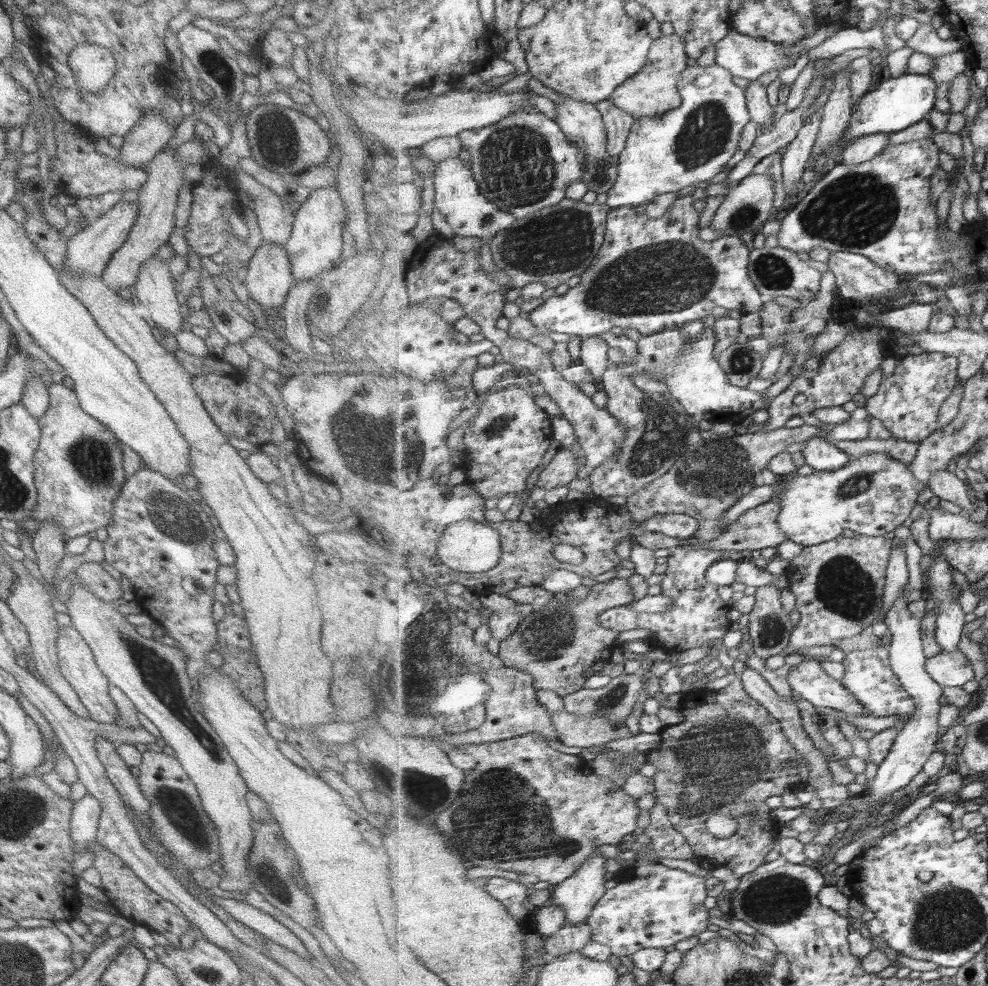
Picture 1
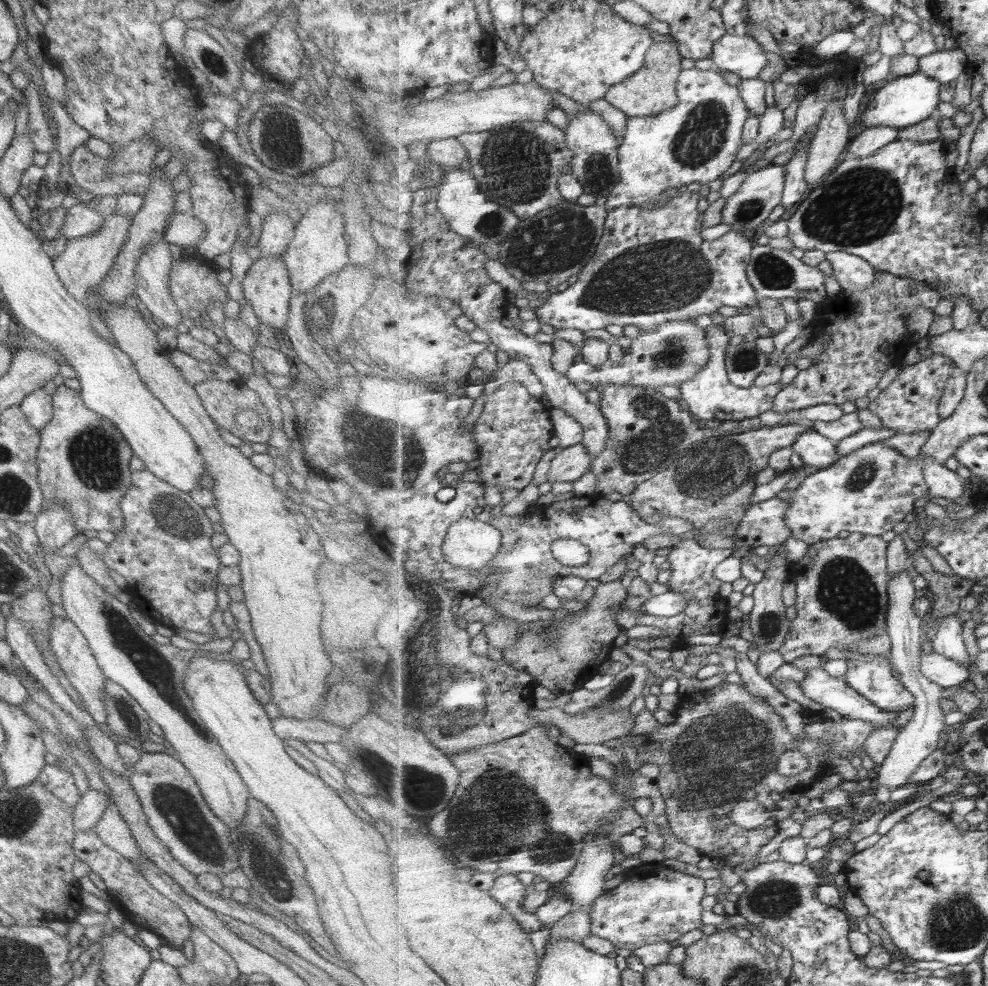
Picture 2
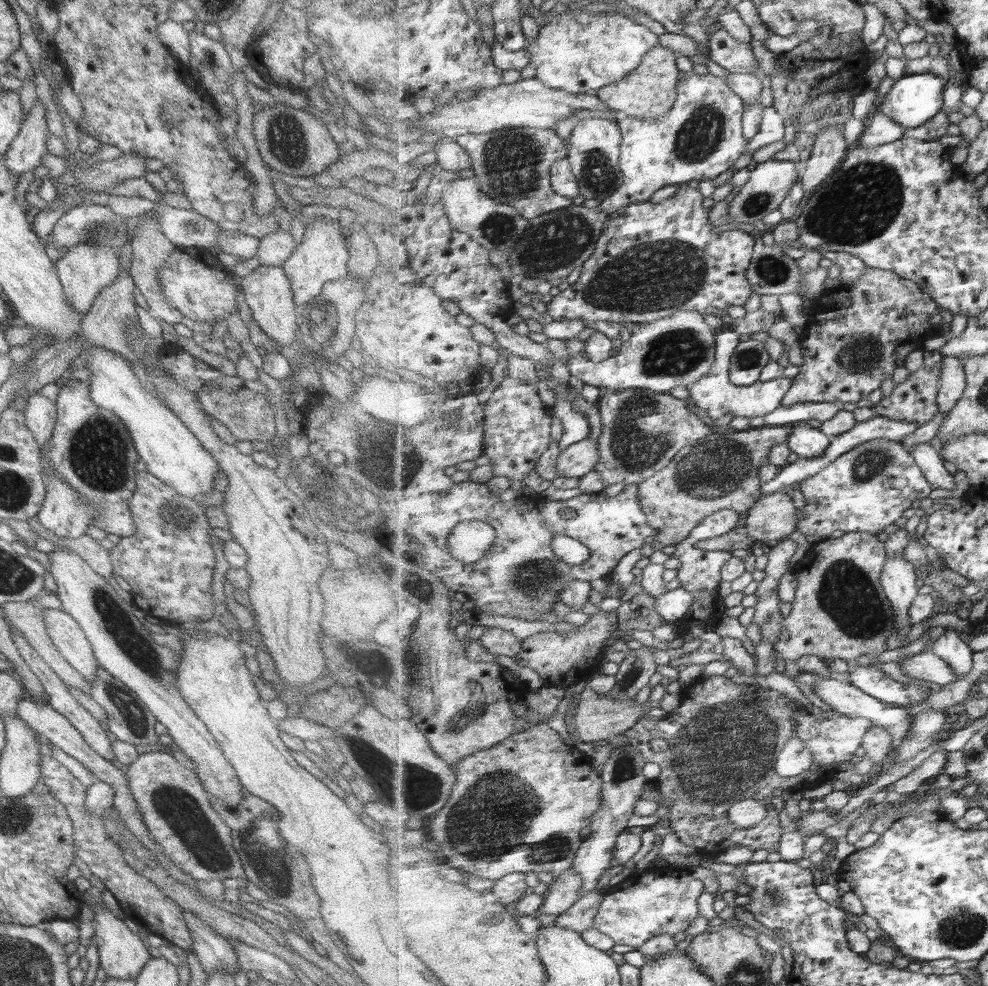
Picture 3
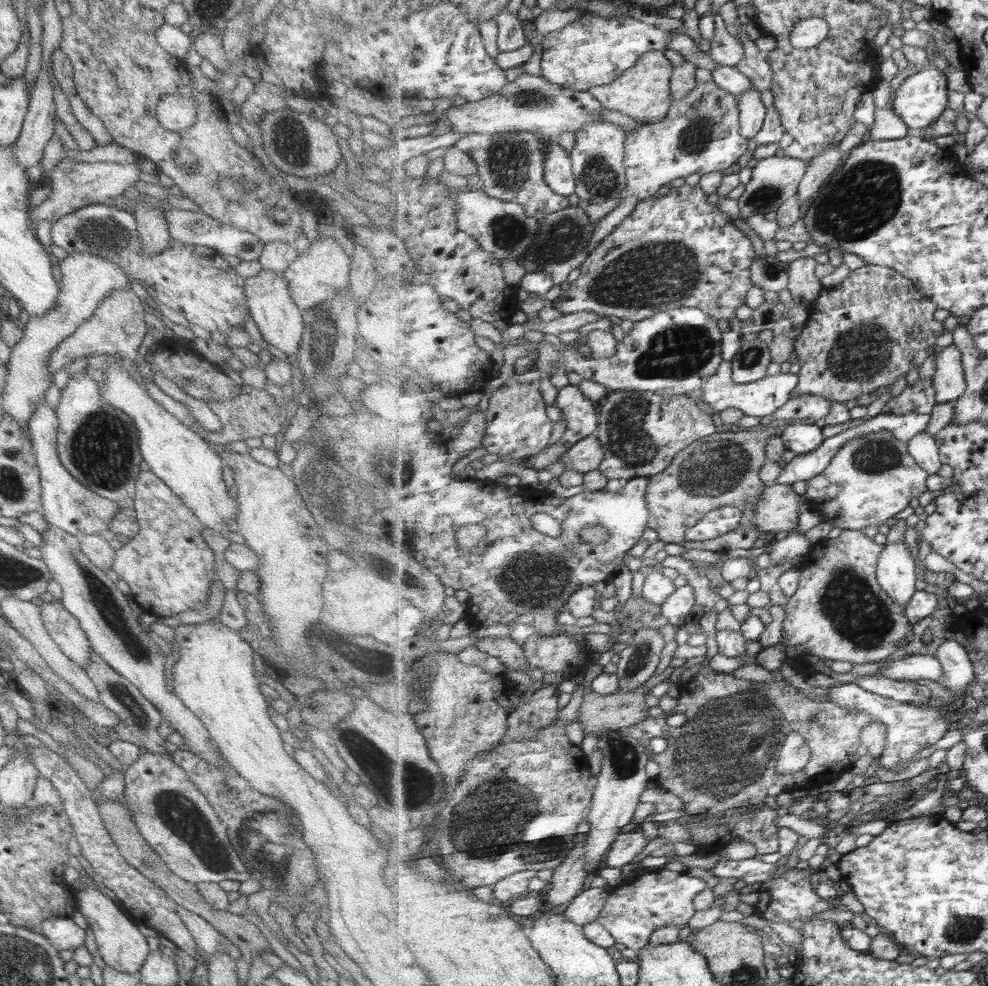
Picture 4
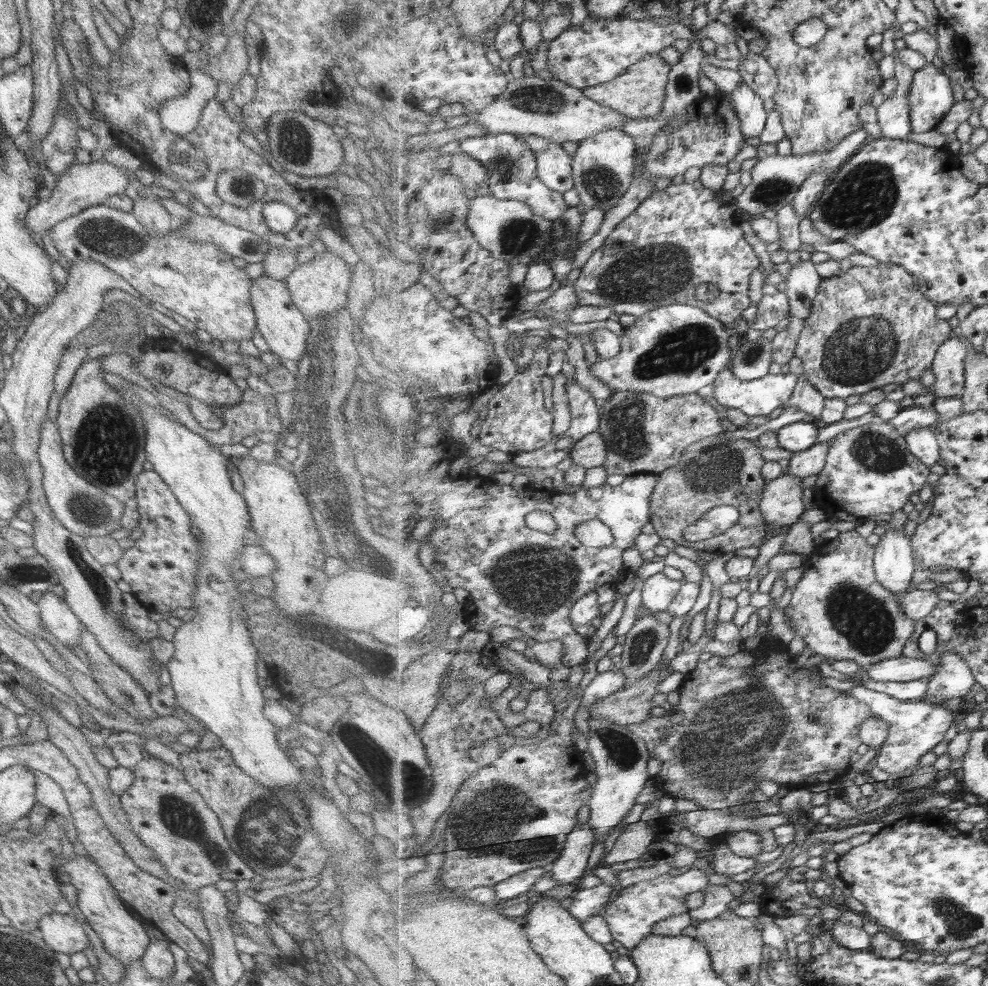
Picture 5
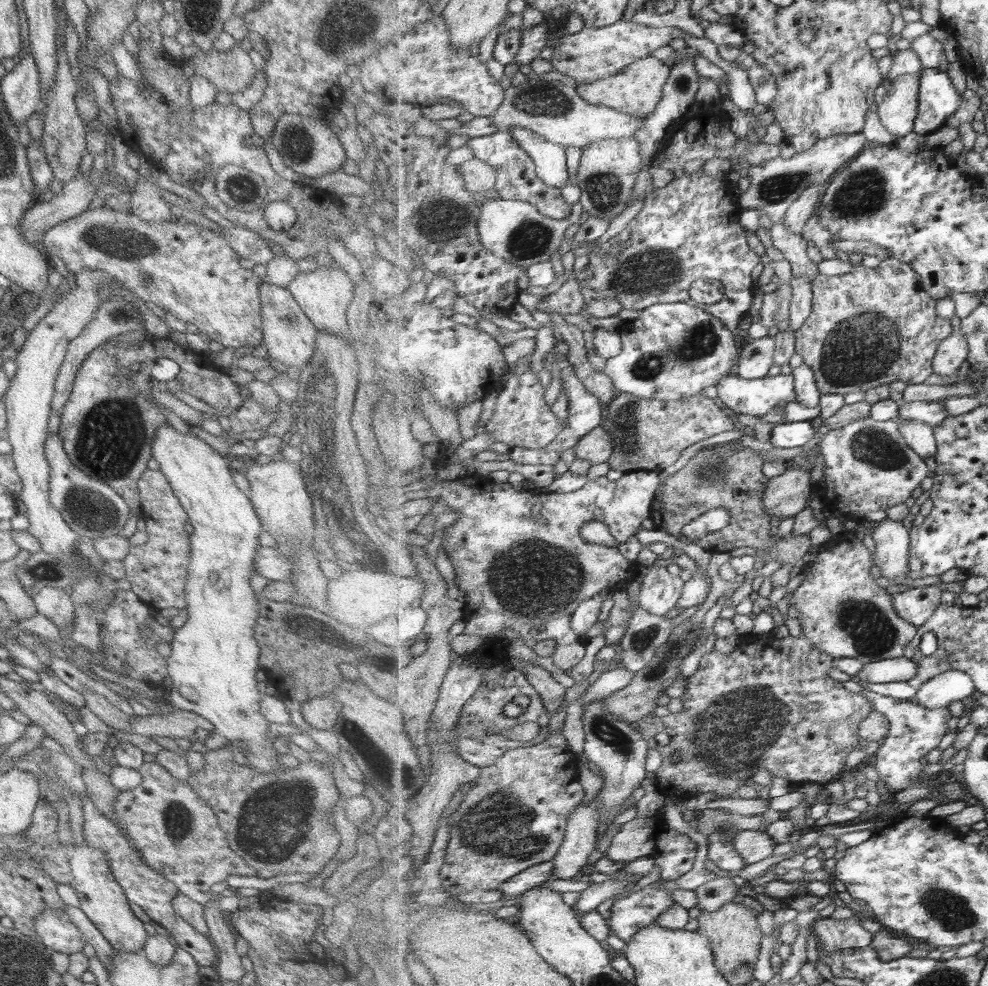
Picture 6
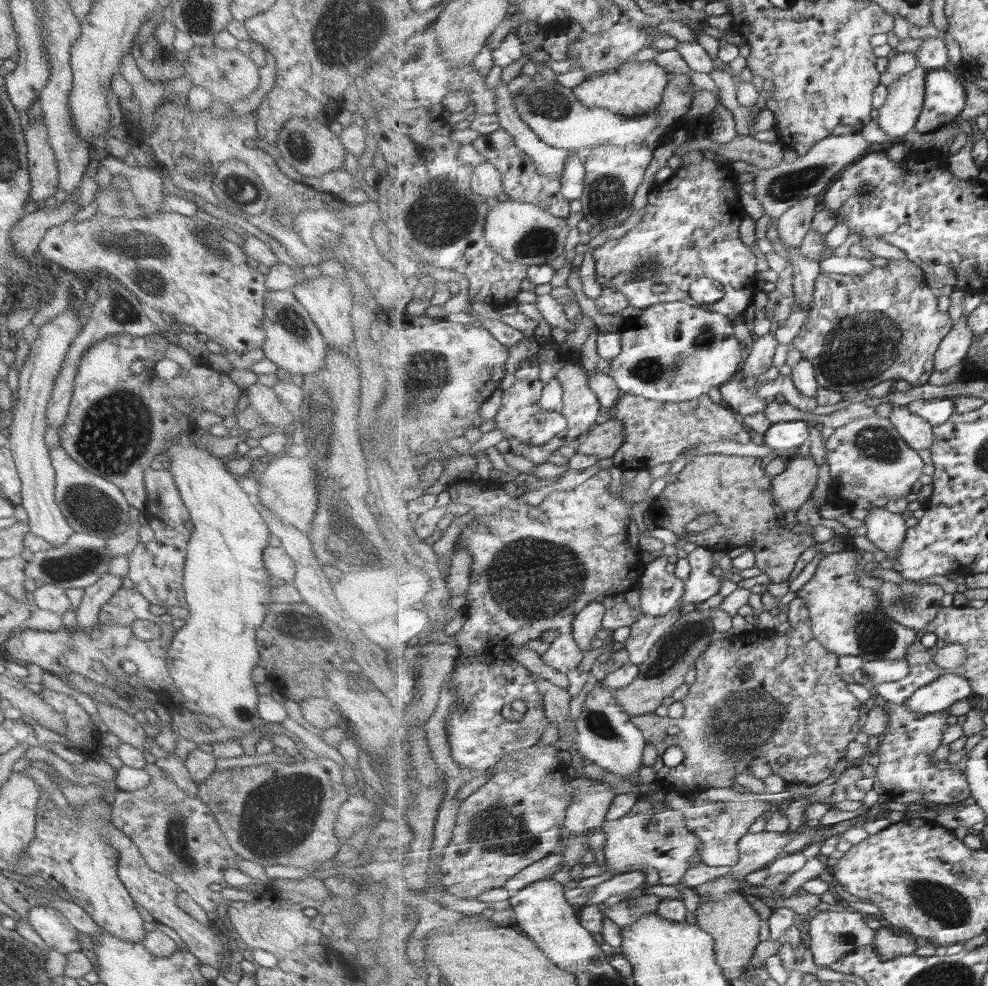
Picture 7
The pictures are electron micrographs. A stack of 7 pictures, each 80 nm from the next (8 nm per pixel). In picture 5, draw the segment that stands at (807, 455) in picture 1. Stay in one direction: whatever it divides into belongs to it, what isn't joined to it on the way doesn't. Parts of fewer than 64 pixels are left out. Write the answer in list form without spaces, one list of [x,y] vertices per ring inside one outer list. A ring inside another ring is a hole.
[[[810,418],[789,424],[777,431],[779,445],[791,453],[809,450],[811,446],[817,445],[819,430],[815,421]]]

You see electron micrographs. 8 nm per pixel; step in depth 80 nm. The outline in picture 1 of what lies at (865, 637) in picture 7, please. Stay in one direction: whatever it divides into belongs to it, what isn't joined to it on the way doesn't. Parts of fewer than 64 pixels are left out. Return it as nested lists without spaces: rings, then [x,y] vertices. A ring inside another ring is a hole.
[[[843,535],[831,542],[803,548],[801,554],[789,563],[785,571],[790,583],[789,588],[796,596],[795,607],[800,612],[801,620],[791,631],[790,644],[783,653],[795,654],[805,646],[831,646],[837,640],[869,633],[871,626],[882,618],[886,572],[893,549],[894,539],[866,535],[855,535],[853,538]]]

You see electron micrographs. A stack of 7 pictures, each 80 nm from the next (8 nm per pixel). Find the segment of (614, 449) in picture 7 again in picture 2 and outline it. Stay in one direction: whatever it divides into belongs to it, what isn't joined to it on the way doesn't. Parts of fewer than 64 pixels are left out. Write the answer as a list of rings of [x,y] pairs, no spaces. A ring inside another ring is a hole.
[[[583,444],[567,449],[559,449],[550,462],[547,483],[574,482],[588,474],[593,465],[589,451]]]

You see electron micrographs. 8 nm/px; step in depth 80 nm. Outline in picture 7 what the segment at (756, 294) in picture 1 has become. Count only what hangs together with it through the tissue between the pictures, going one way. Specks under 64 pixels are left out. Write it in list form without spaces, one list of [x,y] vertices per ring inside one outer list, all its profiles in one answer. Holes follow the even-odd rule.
[[[704,159],[699,163],[682,166],[663,183],[655,184],[649,193],[645,213],[635,227],[618,239],[612,239],[593,251],[595,278],[601,288],[609,287],[611,292],[619,292],[629,297],[632,306],[646,309],[660,302],[686,302],[695,304],[689,296],[689,286],[702,278],[713,278],[723,286],[723,296],[714,303],[707,304],[711,312],[726,314],[735,324],[737,314],[752,309],[753,296],[757,294],[757,258],[741,238],[740,226],[745,220],[745,210],[741,205],[735,185],[737,174],[729,165]],[[665,284],[668,289],[662,294],[651,293],[651,286]]]

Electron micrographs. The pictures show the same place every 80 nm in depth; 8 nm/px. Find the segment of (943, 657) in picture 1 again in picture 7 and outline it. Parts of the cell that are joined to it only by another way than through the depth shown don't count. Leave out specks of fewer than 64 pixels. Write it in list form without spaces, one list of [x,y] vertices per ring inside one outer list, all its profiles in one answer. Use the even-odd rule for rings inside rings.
[[[906,659],[885,661],[864,661],[861,670],[854,672],[852,676],[856,683],[865,688],[873,689],[878,685],[898,682],[907,678],[910,666]]]

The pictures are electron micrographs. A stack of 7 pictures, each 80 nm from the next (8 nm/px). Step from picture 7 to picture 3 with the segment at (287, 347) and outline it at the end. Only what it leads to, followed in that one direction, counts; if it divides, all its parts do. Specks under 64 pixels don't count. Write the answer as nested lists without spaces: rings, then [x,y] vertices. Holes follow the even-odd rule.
[[[259,265],[249,275],[240,278],[238,288],[257,328],[280,347],[294,345],[298,332],[298,308],[292,301],[289,281],[281,267]]]

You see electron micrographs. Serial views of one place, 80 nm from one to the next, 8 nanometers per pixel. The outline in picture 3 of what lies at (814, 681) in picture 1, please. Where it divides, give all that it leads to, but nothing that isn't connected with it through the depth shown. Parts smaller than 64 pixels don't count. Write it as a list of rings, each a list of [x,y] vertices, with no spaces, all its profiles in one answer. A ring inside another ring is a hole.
[[[819,676],[819,681],[813,684],[813,692],[823,702],[831,706],[833,710],[839,711],[841,714],[850,716],[851,718],[866,718],[871,719],[874,725],[886,728],[892,736],[893,744],[889,756],[895,755],[900,748],[904,745],[904,740],[912,735],[912,728],[914,728],[915,716],[909,715],[907,707],[893,706],[883,702],[881,699],[875,698],[861,691],[857,686],[850,684],[849,680],[839,682],[839,680],[831,680],[827,676]]]

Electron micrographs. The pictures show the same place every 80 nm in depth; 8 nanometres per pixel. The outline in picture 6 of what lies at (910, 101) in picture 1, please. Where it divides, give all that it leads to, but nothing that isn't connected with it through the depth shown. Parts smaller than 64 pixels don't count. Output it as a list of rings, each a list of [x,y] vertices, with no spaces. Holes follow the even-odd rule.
[[[924,69],[920,80],[920,103],[916,134],[927,135],[939,130],[962,105],[963,97],[947,72]]]

